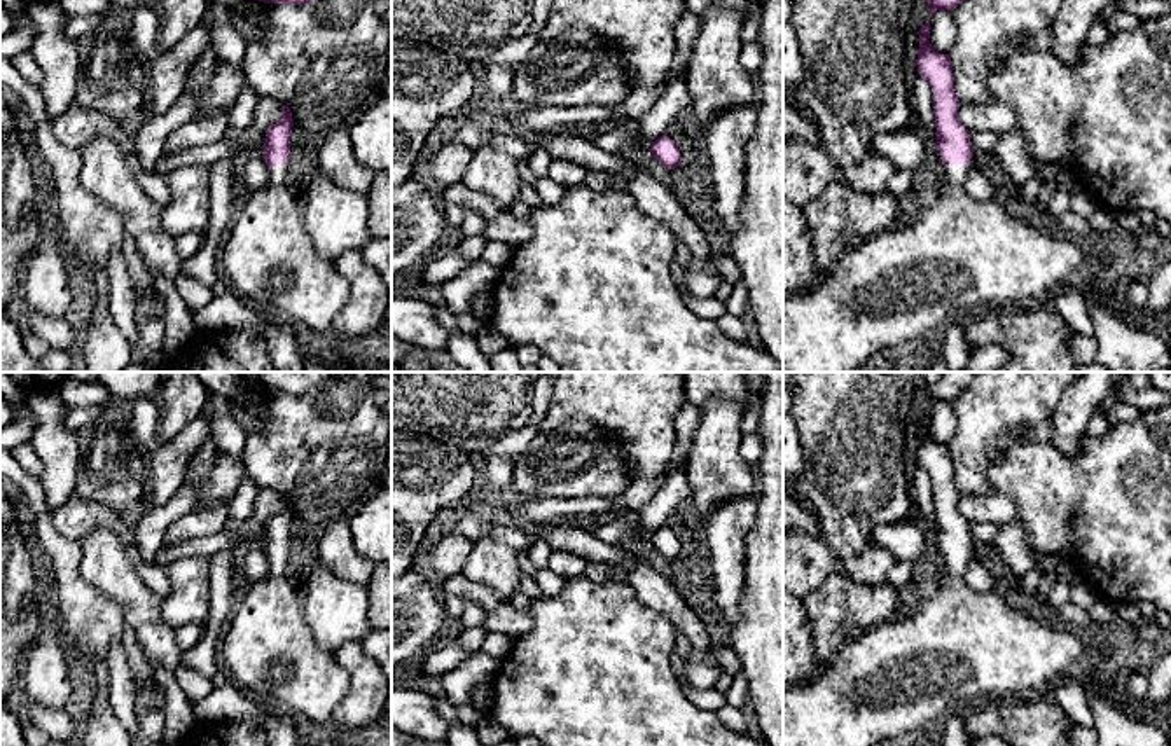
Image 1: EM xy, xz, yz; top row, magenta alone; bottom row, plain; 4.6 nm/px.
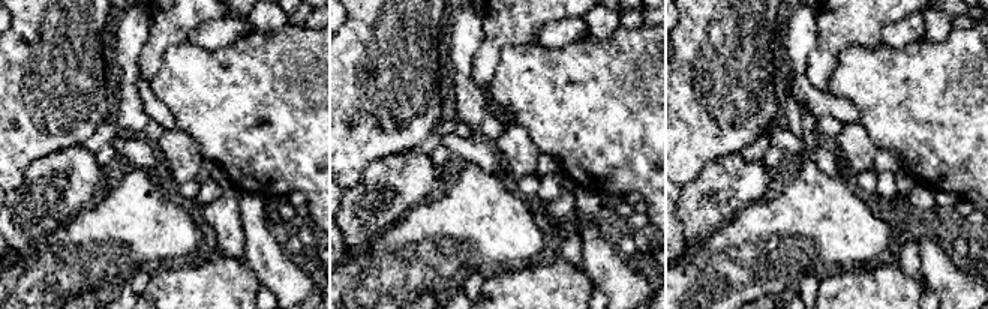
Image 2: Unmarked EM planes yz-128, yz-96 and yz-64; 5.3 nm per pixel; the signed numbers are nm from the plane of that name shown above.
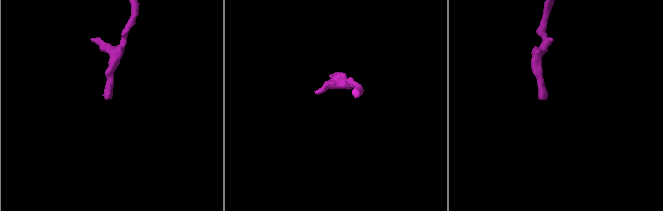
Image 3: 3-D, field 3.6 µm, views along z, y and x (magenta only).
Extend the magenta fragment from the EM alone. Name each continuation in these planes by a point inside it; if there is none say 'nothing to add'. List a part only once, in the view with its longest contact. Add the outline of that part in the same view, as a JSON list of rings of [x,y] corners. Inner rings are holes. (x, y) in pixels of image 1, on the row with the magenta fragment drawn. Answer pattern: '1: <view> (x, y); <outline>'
1: yz (958, 257); [[[947,164],[947,190],[914,222],[883,231],[848,250],[835,269],[811,288],[783,297],[783,372],[858,372],[881,349],[937,334],[951,321],[979,311],[1050,302],[1066,285],[1084,278],[1087,267],[1120,266],[1120,253],[1099,253],[1099,239],[1071,238],[1040,218],[1019,220],[996,197],[975,201],[963,185],[963,164]]]

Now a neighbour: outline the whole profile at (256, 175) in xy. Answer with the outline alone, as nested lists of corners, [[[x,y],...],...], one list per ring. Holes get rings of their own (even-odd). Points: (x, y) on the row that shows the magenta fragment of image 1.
[[[252,157],[243,166],[243,192],[264,189],[271,183],[269,168],[264,159]]]

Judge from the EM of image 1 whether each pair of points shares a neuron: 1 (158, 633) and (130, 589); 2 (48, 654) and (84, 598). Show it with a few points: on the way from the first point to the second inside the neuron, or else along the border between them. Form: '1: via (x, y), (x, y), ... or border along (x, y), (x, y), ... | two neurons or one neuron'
1: border along (161, 622), (144, 622), (135, 629) | two neurons
2: border along (51, 593), (67, 650) | two neurons

